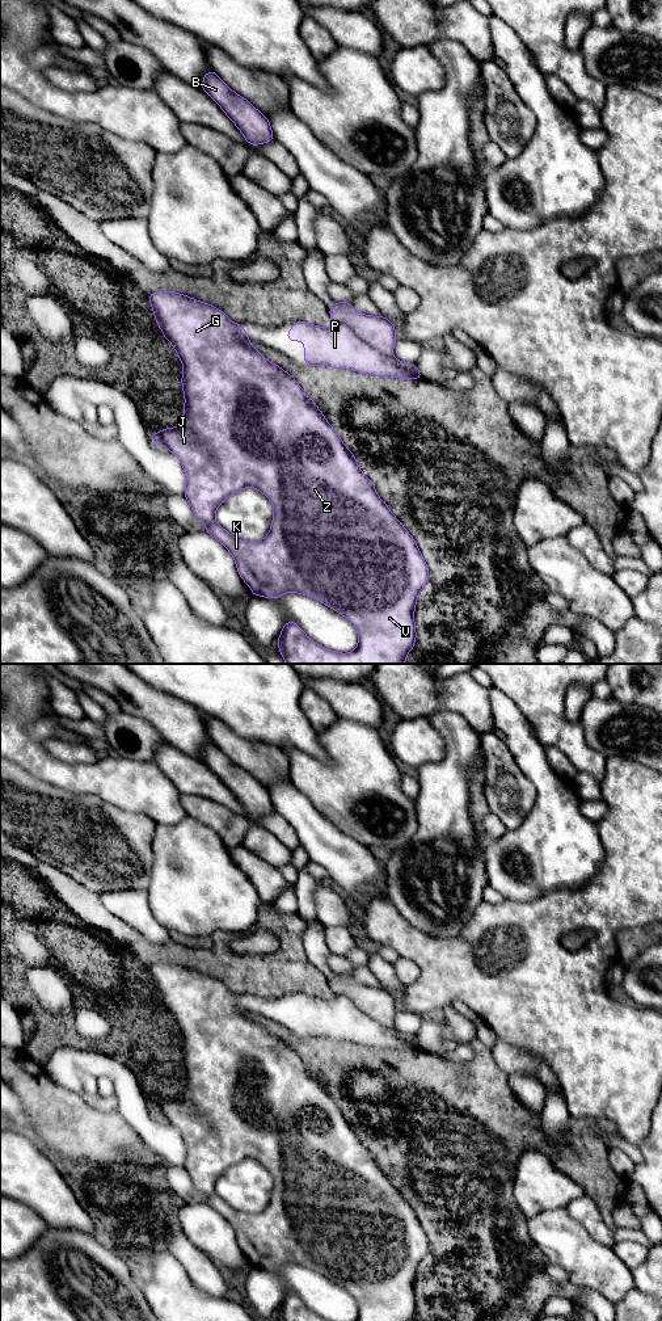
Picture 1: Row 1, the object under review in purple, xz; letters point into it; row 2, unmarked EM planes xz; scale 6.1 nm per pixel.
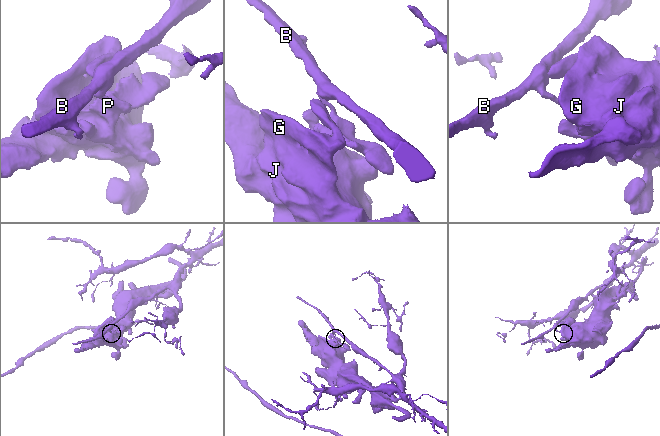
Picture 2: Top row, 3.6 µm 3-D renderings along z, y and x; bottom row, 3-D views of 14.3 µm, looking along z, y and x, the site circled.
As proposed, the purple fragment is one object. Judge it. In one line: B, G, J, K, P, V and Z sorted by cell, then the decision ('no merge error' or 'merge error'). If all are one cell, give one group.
groups B / G J K P V Z; merge error

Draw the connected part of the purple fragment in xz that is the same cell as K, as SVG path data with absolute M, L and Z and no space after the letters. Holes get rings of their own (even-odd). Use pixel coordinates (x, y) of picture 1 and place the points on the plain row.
M156 963L149 965L148 971L163 1007L173 1017L182 1034L181 1055L185 1068L181 1095L177 1099L165 1099L161 1103L151 1105L152 1114L168 1120L180 1131L186 1147L185 1170L195 1189L206 1196L206 1204L231 1224L239 1246L245 1255L250 1257L250 1265L265 1270L279 1270L284 1265L300 1265L319 1271L354 1295L358 1303L358 1318L355 1321L413 1321L417 1309L414 1280L419 1263L429 1253L429 1238L413 1208L378 1168L372 1153L360 1143L355 1127L350 1124L338 1105L326 1093L317 1076L308 1069L292 1047L262 1028L260 1022L250 1017L252 1011L246 1007L243 996L231 993L222 981L174 963ZM248 1158L262 1164L274 1179L269 1206L262 1212L253 1215L232 1208L215 1192L219 1177L233 1165Z

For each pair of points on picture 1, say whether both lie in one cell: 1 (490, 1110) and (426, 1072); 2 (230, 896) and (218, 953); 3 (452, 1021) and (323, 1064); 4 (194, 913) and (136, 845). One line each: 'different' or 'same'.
1: same
2: different
3: different
4: different

